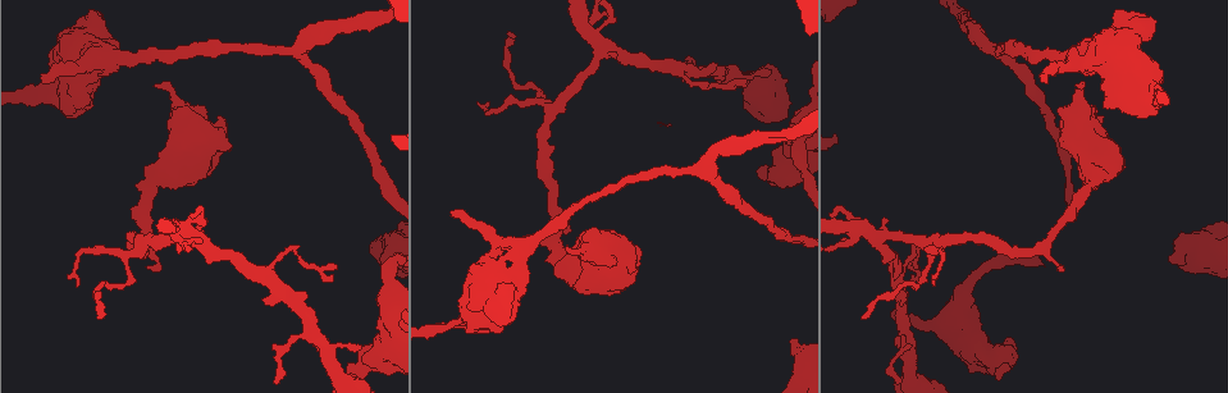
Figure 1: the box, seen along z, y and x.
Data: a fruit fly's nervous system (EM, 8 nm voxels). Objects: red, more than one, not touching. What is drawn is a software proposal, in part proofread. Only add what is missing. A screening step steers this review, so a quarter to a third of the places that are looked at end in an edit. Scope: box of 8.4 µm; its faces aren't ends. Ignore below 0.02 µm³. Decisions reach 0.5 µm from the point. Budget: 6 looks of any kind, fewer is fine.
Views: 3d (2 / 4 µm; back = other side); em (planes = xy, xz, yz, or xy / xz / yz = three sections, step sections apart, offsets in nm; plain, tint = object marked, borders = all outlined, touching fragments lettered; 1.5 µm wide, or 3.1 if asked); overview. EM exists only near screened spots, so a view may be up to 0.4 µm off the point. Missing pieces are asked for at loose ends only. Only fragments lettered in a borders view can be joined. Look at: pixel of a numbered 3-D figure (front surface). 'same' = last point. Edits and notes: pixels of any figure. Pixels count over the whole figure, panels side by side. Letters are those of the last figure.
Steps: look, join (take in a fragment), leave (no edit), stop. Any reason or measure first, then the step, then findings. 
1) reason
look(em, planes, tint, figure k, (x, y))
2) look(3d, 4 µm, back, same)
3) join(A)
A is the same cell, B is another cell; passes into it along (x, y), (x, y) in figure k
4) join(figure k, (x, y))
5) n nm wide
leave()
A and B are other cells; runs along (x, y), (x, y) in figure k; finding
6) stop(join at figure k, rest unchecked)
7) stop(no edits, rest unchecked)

an open end
look(em, planes, borders, figure 1, (1080, 84))

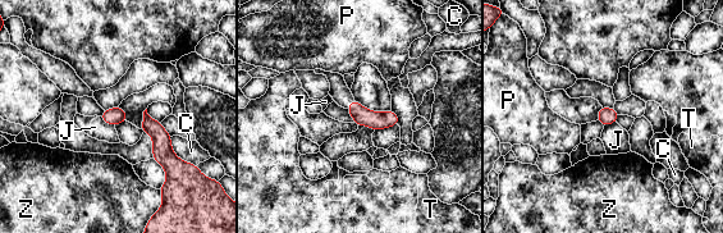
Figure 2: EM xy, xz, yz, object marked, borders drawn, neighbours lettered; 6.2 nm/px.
leave()
C, J, P, T and Z are other cells; no lettered fragment goes on from it

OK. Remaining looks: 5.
free end
look(3d, 2 µm, figure 1, (87, 108))

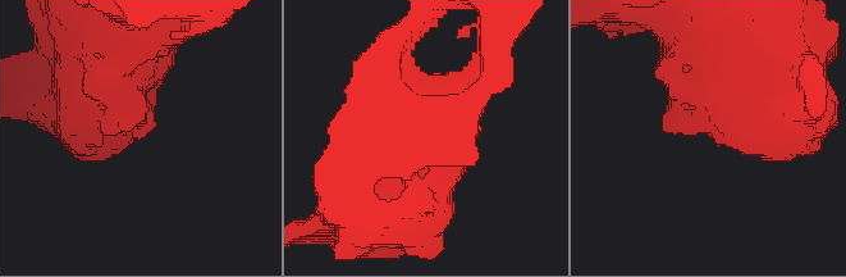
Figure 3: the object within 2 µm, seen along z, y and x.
now the EM
look(em, xz, step 8, plain, figure 3, (141, 136))

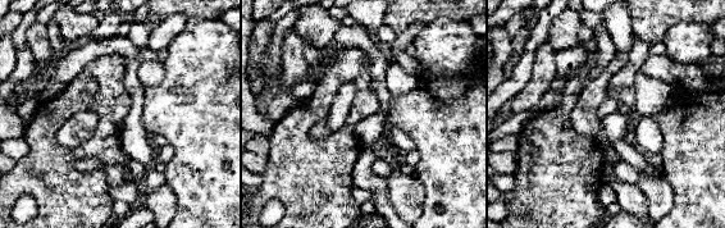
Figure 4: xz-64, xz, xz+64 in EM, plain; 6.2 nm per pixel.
look(em, xz, step 8, borders, same)

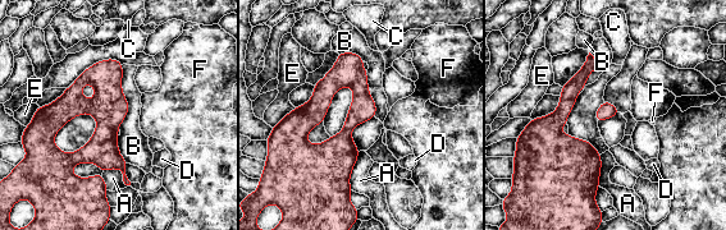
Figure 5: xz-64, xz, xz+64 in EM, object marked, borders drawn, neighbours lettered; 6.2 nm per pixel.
B touches over 400 nm
leave()
A, B, C, D, E and F are other cells; border along (123, 64), (128, 113), (118, 128) in figure 5; no lettered fragment goes on from it

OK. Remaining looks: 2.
branch stops here
look(em, planes, borders, figure 1, (333, 276))

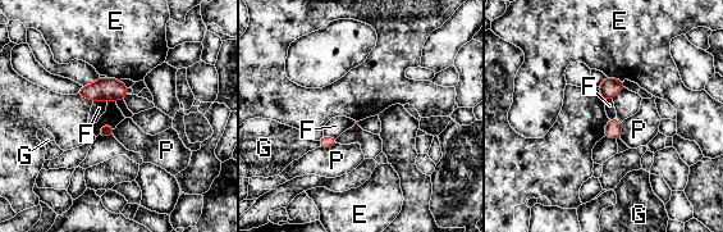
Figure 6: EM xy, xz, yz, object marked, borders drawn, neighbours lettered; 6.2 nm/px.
leave()
E, F, G and P are other cells; border along (338, 144), (330, 148), (320, 148) in figure 6; none of them fits

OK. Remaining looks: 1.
stop(no edits, rest unchecked)

